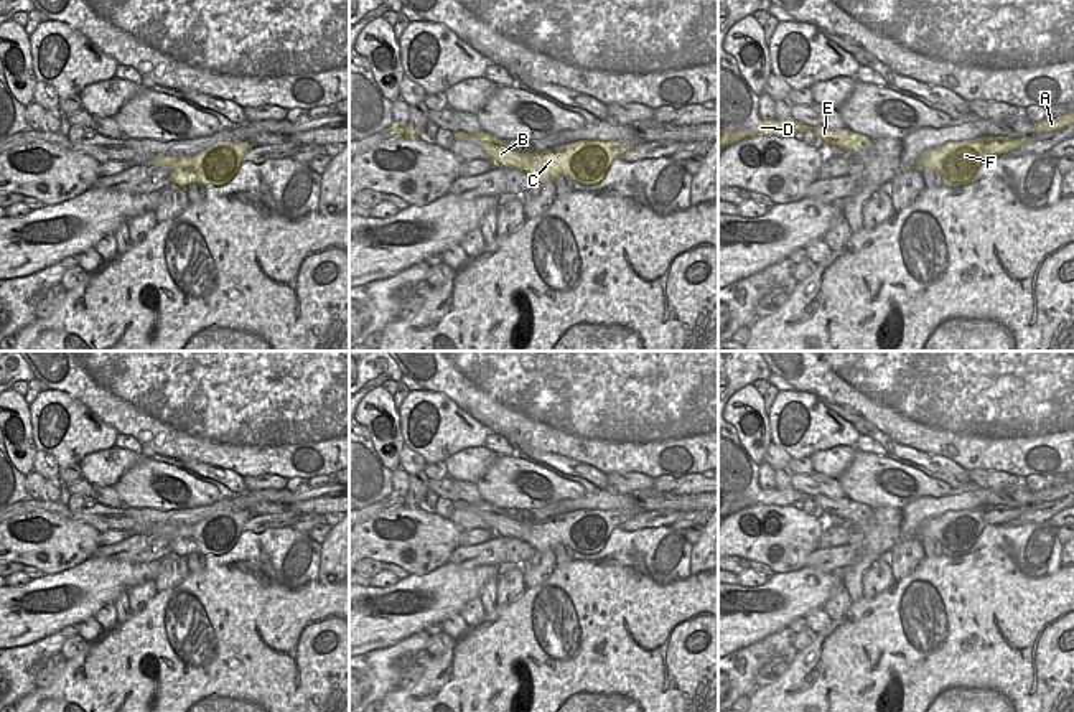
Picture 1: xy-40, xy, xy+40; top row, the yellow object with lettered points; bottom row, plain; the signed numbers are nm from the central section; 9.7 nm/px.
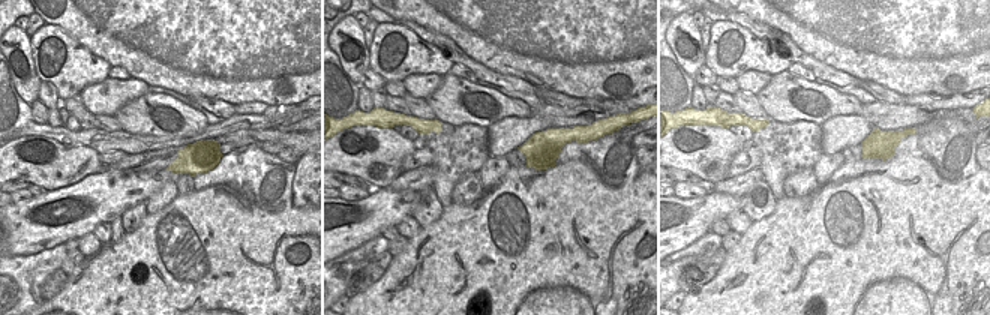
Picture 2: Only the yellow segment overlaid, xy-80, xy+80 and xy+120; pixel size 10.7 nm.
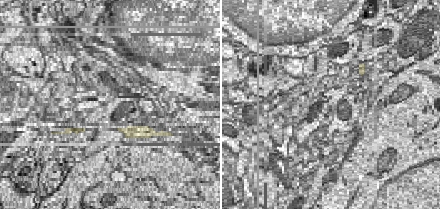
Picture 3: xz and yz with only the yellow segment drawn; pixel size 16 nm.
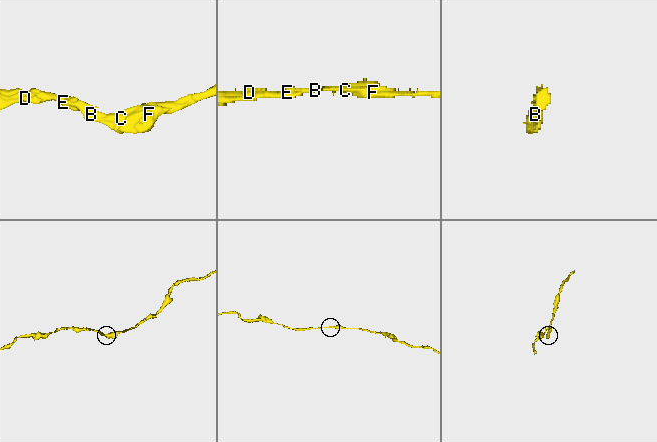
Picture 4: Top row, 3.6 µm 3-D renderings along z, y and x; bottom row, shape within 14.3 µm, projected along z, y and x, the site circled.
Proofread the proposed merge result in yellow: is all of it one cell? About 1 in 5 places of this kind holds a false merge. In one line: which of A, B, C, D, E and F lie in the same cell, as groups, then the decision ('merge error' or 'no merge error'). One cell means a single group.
A B C D E F; no merge error

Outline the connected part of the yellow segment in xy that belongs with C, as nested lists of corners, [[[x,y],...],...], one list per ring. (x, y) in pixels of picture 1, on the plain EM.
[[[455,501],[455,509],[469,509],[479,513],[489,524],[489,531],[502,537],[516,537],[530,544],[535,550],[553,550],[562,544],[573,554],[598,554],[614,527],[636,514],[619,511],[578,509],[545,522],[521,522],[512,519],[512,511],[506,511],[481,501],[469,504]]]

